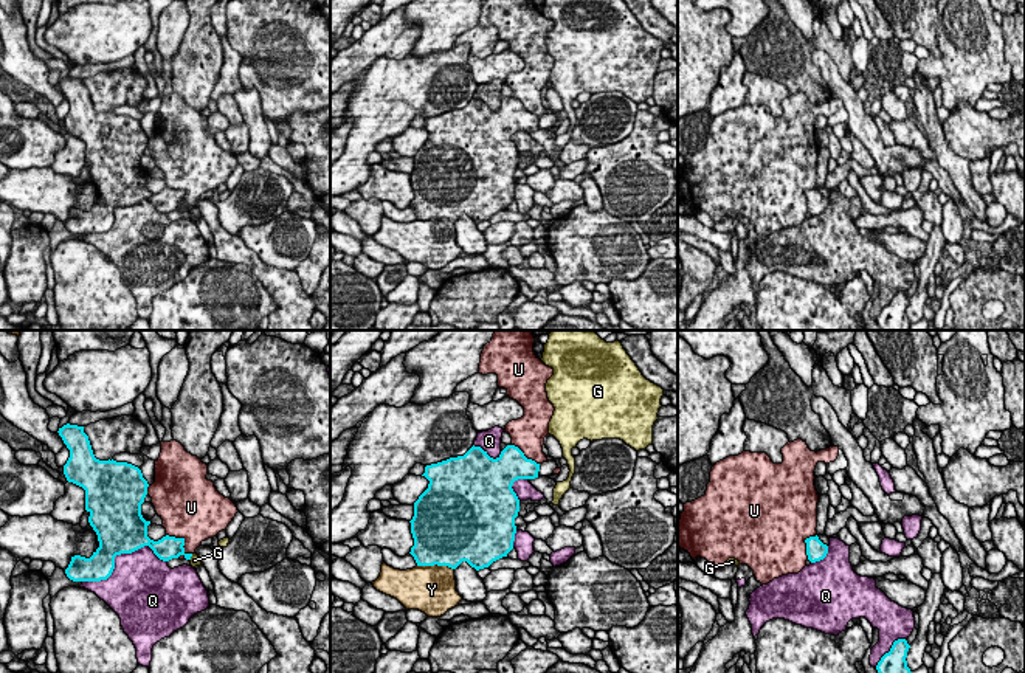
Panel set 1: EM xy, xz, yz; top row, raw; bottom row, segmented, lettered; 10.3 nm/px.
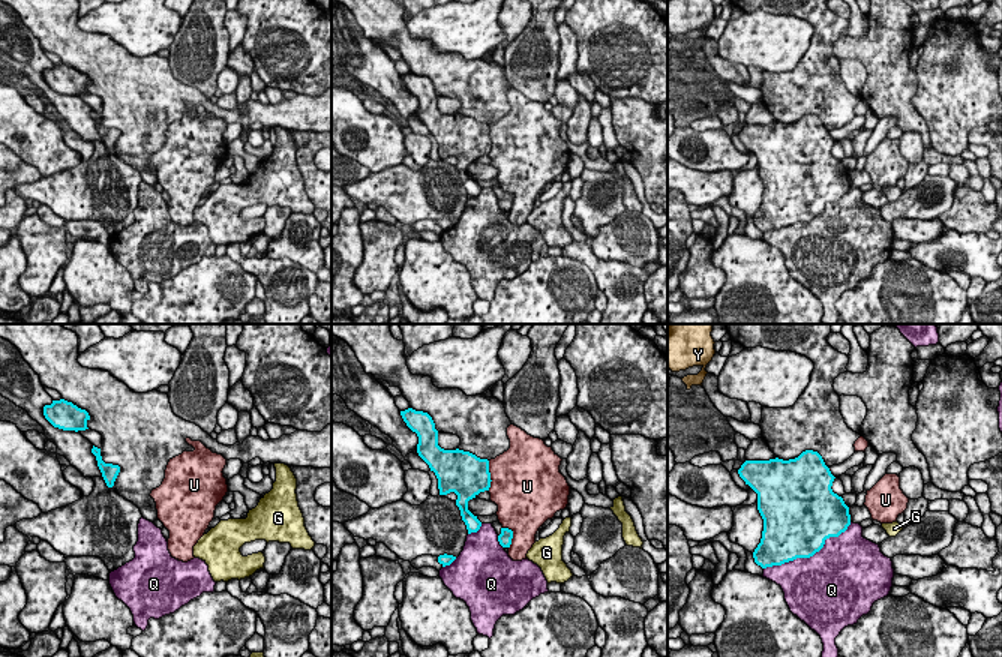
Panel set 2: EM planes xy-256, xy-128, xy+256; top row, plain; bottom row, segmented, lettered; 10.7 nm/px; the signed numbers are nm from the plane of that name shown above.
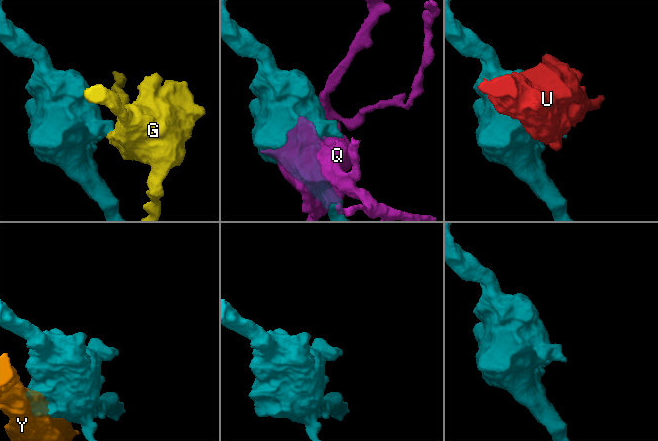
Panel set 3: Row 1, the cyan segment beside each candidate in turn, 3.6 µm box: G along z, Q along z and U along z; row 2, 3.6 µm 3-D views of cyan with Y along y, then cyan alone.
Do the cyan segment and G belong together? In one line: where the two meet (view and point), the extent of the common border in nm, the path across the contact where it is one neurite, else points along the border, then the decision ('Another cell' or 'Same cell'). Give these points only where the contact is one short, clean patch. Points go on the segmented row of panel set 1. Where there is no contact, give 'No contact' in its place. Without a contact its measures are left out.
Touches cyan at xy (191, 555). Shared border 90 nm. Boundary: xy (193, 554), (189, 560). Another cell

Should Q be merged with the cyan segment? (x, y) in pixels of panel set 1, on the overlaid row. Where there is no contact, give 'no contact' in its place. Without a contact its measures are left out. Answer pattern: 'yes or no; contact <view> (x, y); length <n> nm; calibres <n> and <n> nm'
no; contact xy (118, 554); length 900 nm; calibres 480 and 420 nm

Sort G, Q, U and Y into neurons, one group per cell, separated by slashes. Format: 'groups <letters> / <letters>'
groups G / Q / U / Y

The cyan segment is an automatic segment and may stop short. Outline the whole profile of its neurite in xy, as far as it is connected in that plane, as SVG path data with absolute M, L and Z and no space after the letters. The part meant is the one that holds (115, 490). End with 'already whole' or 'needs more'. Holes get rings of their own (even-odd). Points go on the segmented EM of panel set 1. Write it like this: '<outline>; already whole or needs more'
M64 425L59 428L59 436L70 450L70 457L64 465L64 475L68 482L73 482L85 490L85 510L90 513L88 523L98 535L99 547L90 558L74 555L65 574L73 582L101 582L107 580L115 569L115 557L121 554L132 554L144 546L149 546L154 554L169 561L183 555L191 560L192 554L185 552L185 538L163 537L154 541L147 537L147 526L141 515L141 504L147 495L147 481L138 467L127 462L99 461L95 457L88 436L84 433L84 426Z; already whole

